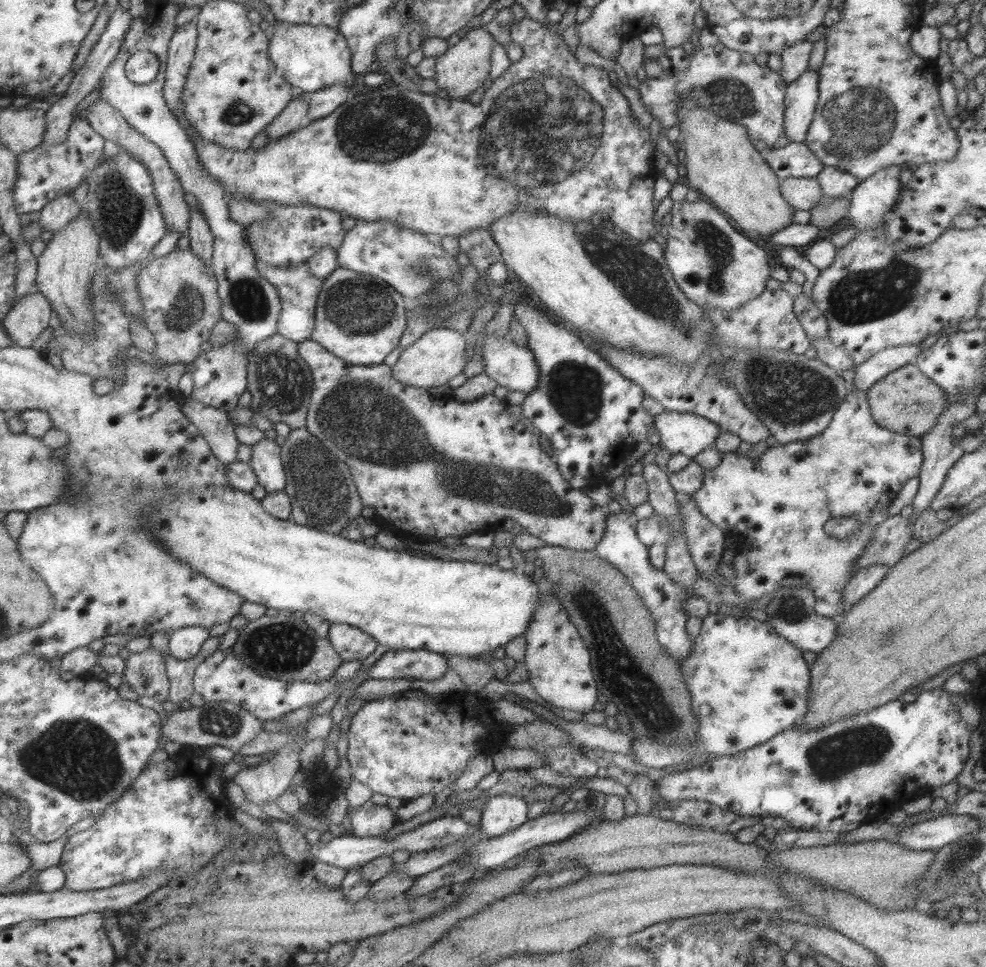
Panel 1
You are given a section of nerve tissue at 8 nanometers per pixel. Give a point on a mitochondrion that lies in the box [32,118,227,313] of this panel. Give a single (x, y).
(122, 213)

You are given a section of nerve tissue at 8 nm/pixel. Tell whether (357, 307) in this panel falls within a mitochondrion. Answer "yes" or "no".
yes

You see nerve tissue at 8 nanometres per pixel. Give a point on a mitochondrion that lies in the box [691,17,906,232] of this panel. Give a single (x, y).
(855, 123)

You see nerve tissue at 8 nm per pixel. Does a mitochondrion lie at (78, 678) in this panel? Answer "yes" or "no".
no

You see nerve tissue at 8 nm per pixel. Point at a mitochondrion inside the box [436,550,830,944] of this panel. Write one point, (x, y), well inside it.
(610, 650)

